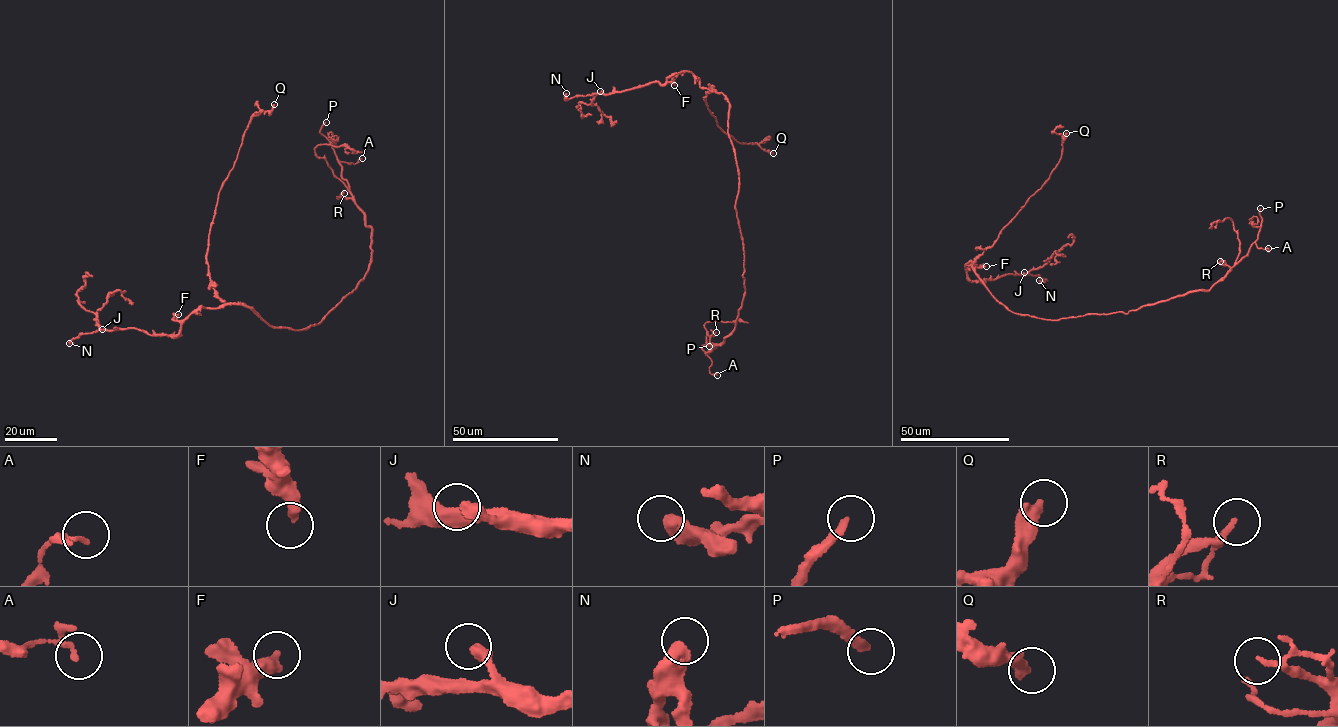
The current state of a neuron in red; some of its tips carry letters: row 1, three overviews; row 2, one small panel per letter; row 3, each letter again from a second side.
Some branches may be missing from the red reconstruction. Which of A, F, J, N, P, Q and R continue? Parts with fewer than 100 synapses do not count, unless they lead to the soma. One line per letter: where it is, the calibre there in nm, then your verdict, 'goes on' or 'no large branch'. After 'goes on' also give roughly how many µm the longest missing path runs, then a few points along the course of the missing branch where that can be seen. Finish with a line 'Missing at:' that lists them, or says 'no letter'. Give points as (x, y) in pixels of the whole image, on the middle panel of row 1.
A: (717, 375) | 140 nm | no large branch
F: (674, 85) | 320 nm | no large branch
J: (600, 91) | 360 nm | no large branch
N: (566, 93) | 500 nm | no large branch
P: (709, 346) | 240 nm | goes on | 45 µm | (709, 346), (718, 334), (717, 302), (729, 291)
Q: (773, 153) | 440 nm | no large branch
R: (716, 332) | 120 nm | no large branch
Missing at: P

